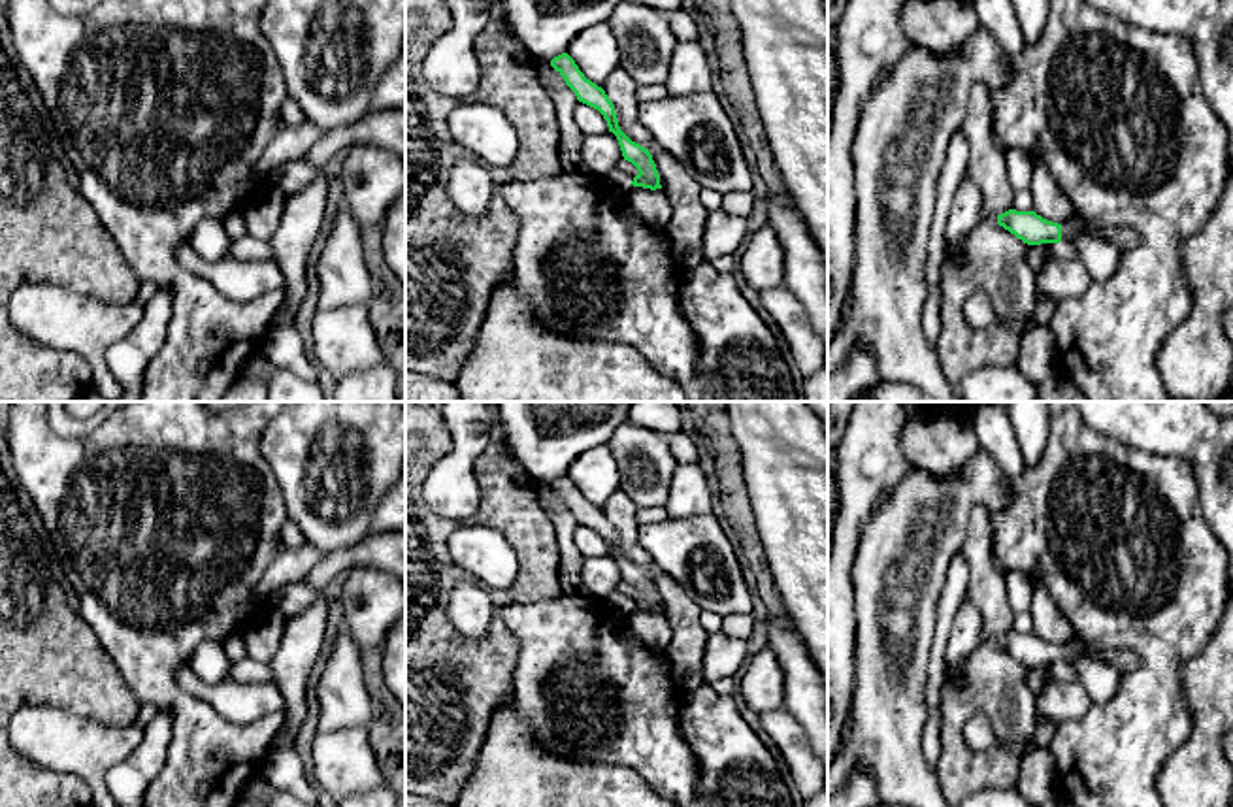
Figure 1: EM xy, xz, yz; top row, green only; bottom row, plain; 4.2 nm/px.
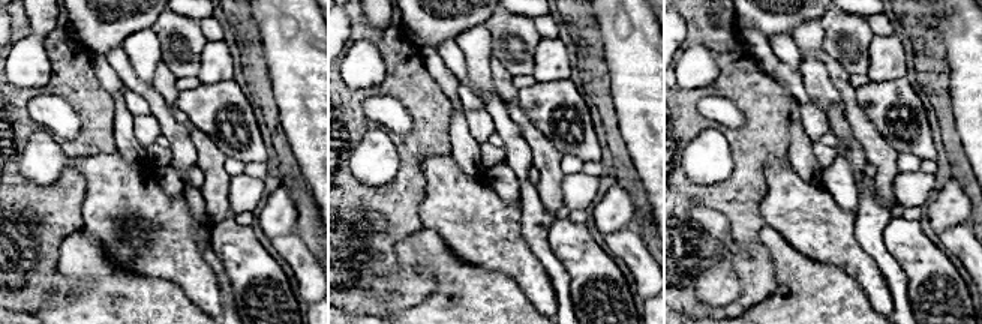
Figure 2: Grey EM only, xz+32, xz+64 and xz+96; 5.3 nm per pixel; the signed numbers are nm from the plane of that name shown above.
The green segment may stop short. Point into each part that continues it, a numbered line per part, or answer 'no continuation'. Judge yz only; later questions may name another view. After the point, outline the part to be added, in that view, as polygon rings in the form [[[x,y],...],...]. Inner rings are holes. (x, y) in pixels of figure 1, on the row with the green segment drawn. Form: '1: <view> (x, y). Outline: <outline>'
1: yz (1122, 238). Outline: [[[1073,213],[1061,224],[1061,236],[1073,238],[1077,234],[1090,234],[1090,236],[1101,238],[1112,243],[1118,249],[1118,253],[1129,251],[1139,245],[1139,234],[1133,228],[1099,228]]]

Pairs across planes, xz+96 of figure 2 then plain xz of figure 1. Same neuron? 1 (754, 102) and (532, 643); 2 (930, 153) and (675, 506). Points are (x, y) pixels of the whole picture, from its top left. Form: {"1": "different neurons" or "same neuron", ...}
{"1": "different neurons", "2": "different neurons"}

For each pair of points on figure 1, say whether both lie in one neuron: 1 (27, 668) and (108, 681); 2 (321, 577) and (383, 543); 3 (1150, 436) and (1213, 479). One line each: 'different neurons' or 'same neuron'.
1: same neuron
2: same neuron
3: same neuron

